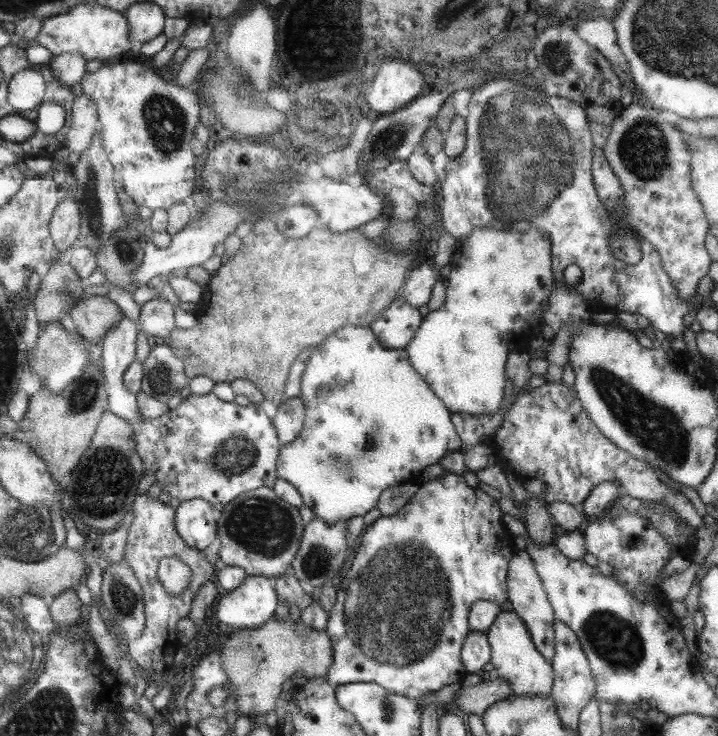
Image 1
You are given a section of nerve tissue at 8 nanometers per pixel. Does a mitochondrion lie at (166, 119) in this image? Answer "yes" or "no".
yes

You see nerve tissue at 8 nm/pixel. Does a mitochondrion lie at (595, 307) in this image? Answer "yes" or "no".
no

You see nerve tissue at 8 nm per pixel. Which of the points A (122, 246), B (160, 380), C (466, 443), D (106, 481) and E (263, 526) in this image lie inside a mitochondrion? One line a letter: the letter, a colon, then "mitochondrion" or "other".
A: mitochondrion
B: mitochondrion
C: other
D: mitochondrion
E: mitochondrion

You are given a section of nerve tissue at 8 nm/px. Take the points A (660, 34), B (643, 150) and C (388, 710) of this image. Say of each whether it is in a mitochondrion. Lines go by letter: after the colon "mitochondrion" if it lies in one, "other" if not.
A: mitochondrion
B: mitochondrion
C: mitochondrion

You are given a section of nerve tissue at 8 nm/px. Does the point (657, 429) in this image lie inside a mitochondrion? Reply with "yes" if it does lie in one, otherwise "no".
yes

